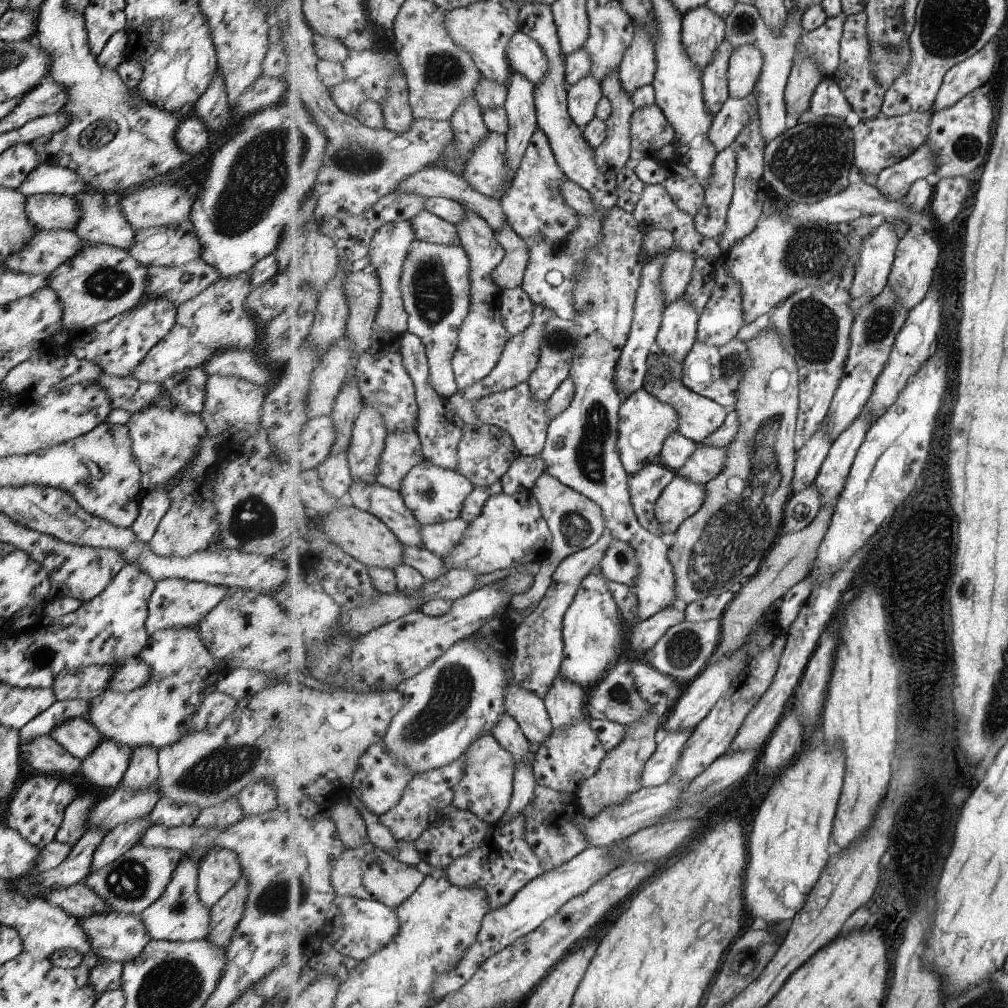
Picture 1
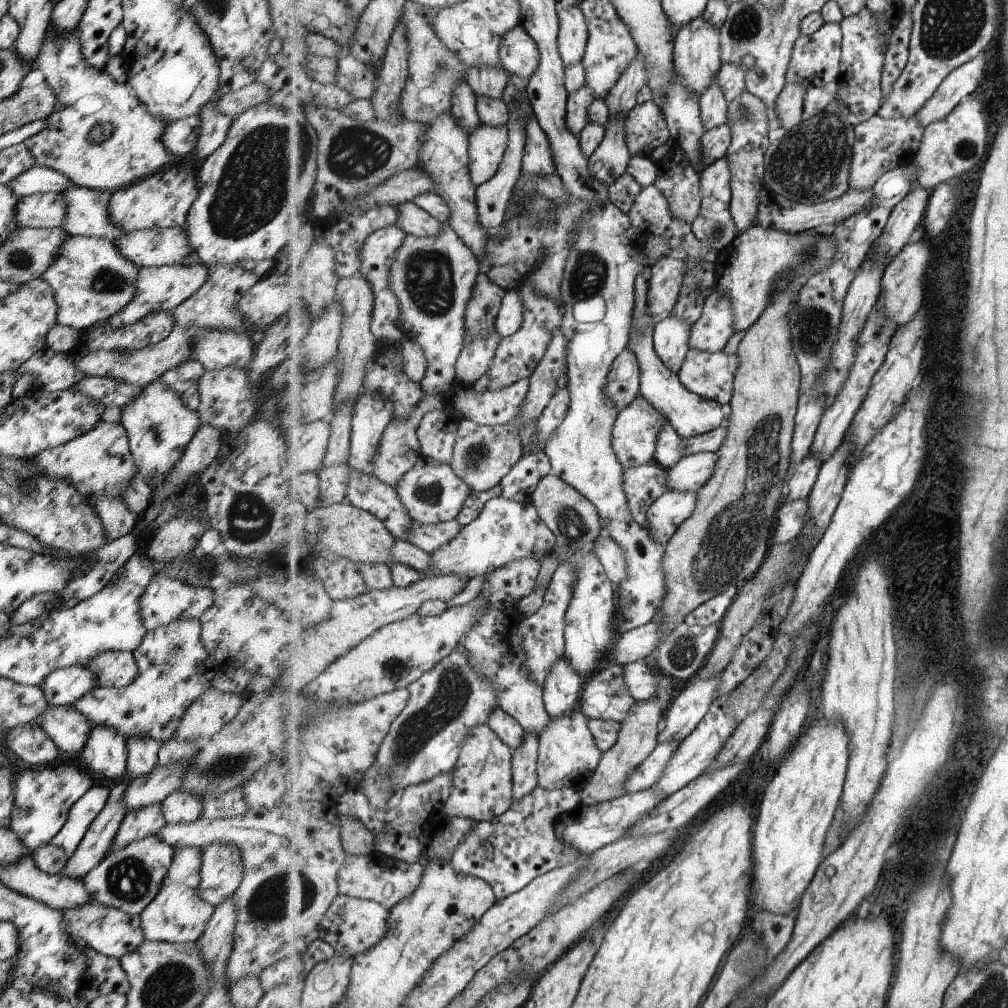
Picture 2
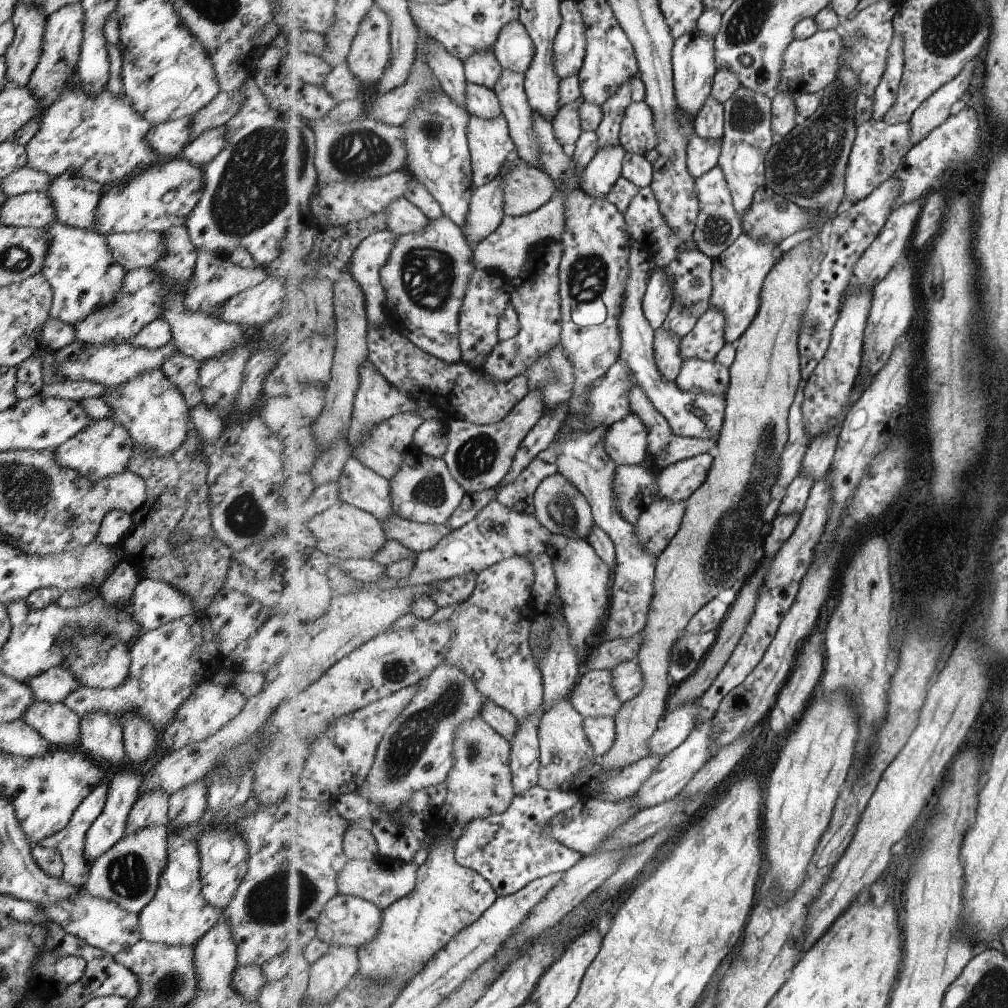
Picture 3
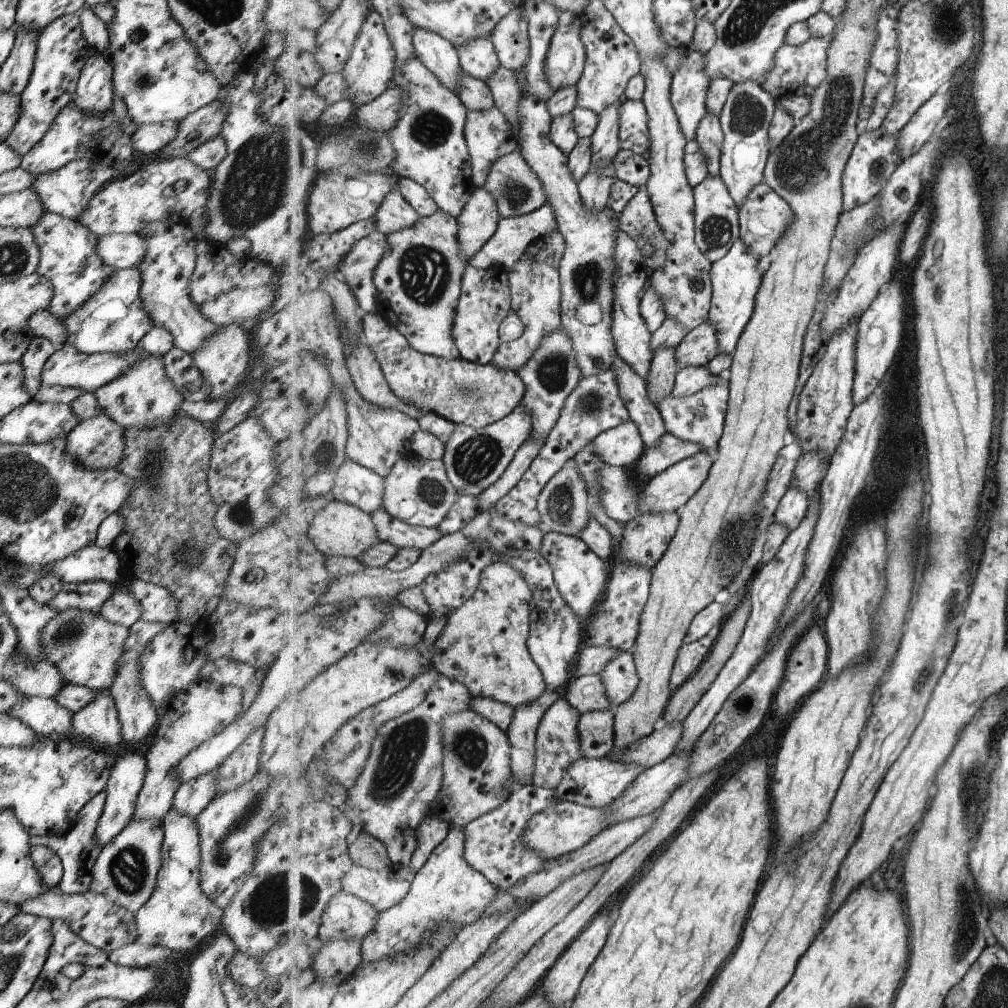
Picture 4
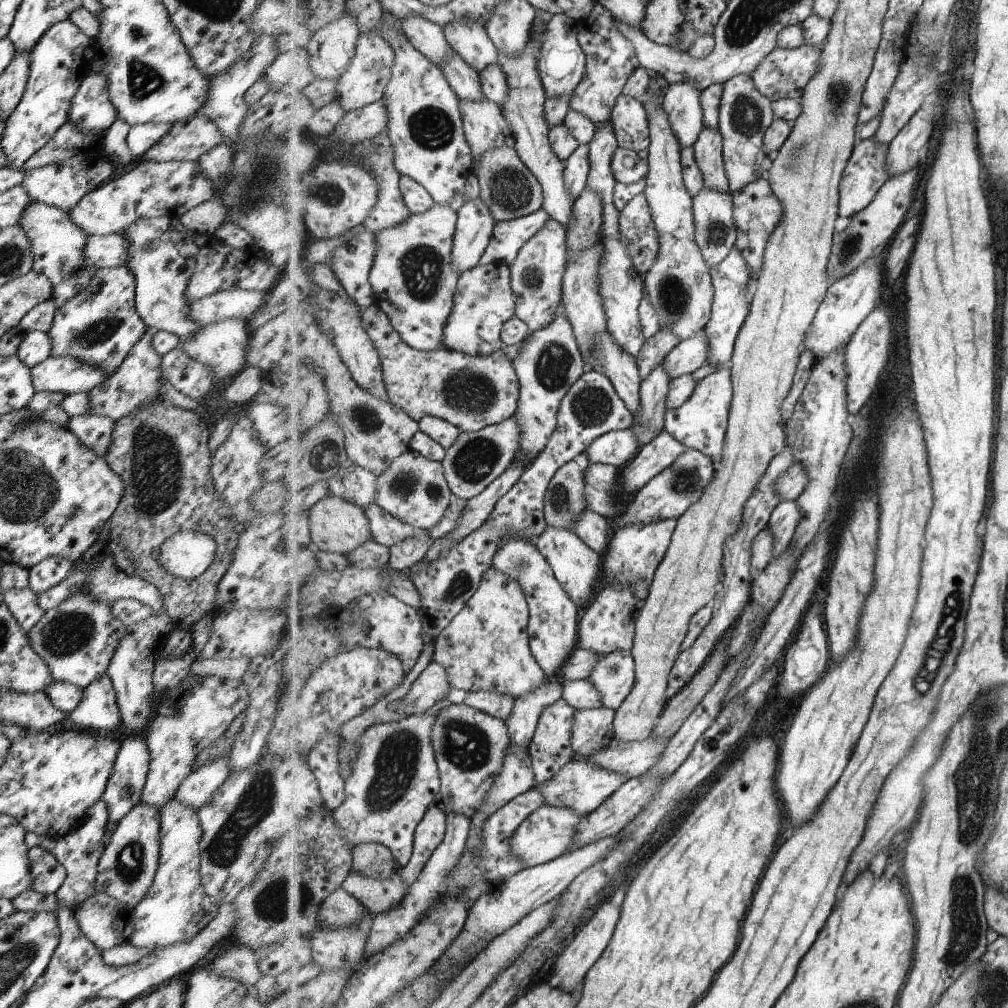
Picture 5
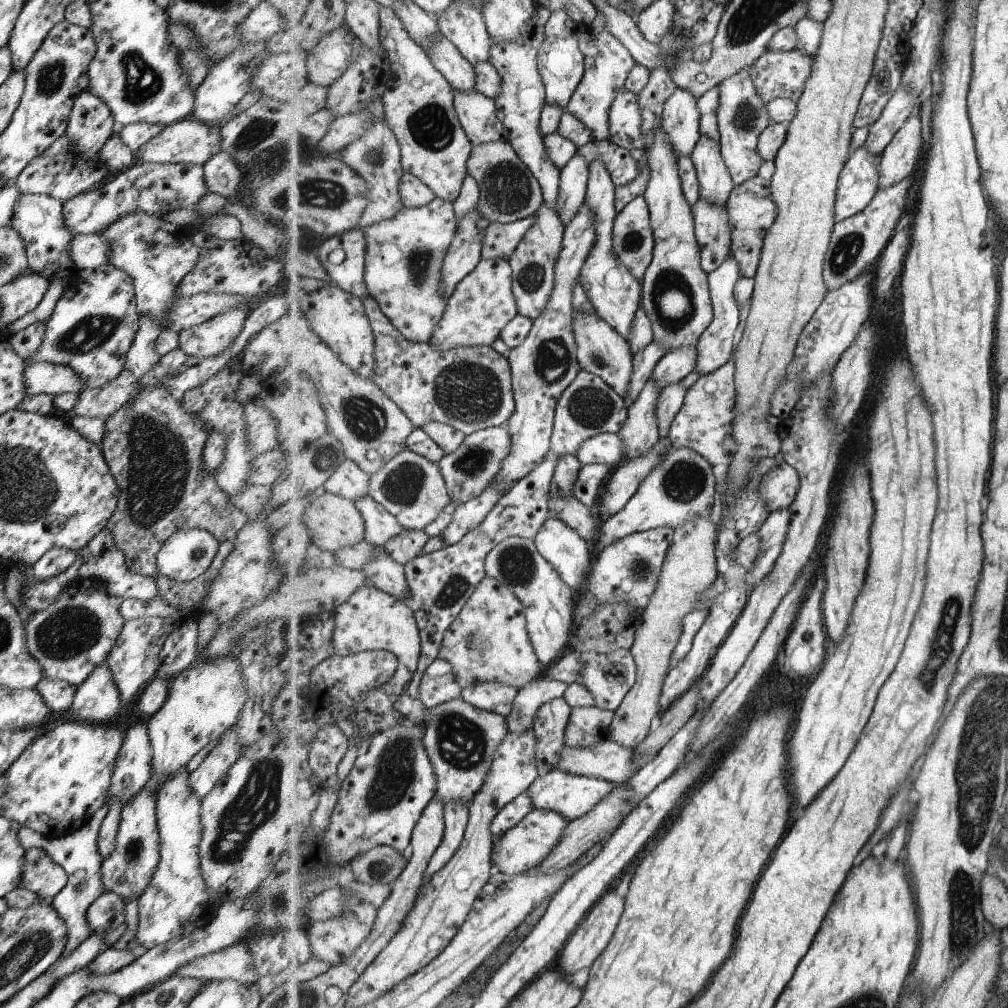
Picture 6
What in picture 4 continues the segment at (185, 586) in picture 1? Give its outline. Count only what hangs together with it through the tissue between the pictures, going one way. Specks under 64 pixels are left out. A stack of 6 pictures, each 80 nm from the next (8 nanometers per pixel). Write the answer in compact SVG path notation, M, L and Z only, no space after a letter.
M130 579L127 582L126 590L139 601L142 608L139 619L165 624L175 621L178 603L164 588L141 579Z

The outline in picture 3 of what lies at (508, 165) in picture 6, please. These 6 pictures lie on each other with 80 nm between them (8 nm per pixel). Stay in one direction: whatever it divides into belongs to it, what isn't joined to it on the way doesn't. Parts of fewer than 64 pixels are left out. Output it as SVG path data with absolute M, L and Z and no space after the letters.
M521 156L504 172L502 182L506 216L520 217L535 212L557 192L553 179Z

